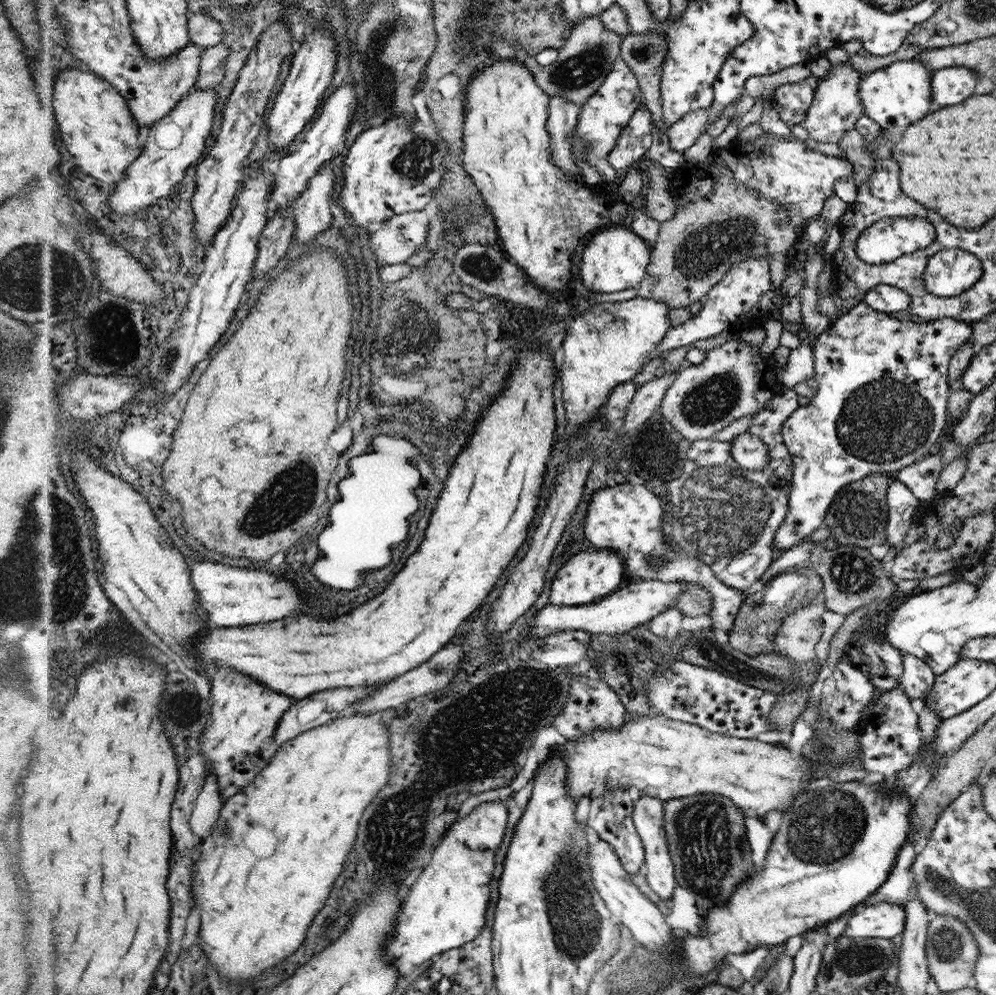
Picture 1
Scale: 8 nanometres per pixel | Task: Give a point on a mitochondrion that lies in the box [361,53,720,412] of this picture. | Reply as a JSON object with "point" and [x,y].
{"point":[414,162]}

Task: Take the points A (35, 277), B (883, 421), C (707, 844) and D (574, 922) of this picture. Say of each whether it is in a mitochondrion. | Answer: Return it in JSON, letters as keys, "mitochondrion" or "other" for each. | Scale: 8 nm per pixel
{"A":"mitochondrion","B":"mitochondrion","C":"mitochondrion","D":"mitochondrion"}

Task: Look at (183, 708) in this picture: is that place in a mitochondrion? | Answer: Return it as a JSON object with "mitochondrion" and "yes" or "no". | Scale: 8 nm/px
{"mitochondrion":"yes"}

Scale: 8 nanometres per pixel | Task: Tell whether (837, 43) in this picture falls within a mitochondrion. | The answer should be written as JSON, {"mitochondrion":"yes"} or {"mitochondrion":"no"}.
{"mitochondrion":"no"}

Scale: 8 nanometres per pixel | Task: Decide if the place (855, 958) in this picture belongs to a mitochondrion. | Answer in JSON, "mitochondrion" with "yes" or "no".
{"mitochondrion":"yes"}

